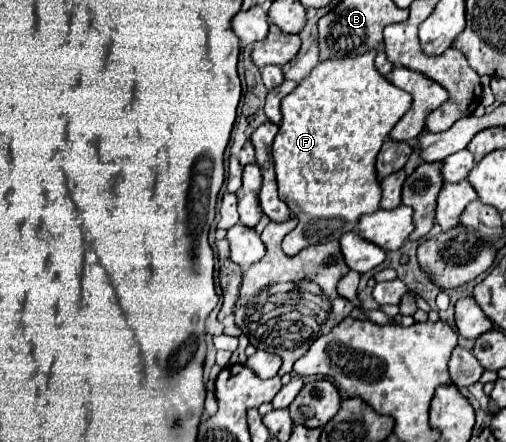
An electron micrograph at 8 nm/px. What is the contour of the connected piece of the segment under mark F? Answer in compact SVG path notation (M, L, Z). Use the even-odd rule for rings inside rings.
M366 52L356 58L320 62L310 76L282 98L282 124L272 144L272 156L276 164L278 194L300 220L282 242L282 250L288 256L298 254L312 244L338 240L342 234L356 228L362 214L374 214L380 210L382 188L376 174L376 156L390 130L410 110L412 96L396 88L376 70L374 56L376 52Z

